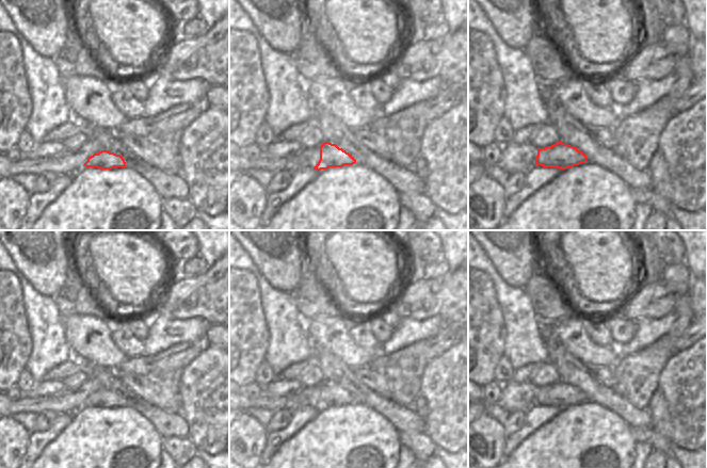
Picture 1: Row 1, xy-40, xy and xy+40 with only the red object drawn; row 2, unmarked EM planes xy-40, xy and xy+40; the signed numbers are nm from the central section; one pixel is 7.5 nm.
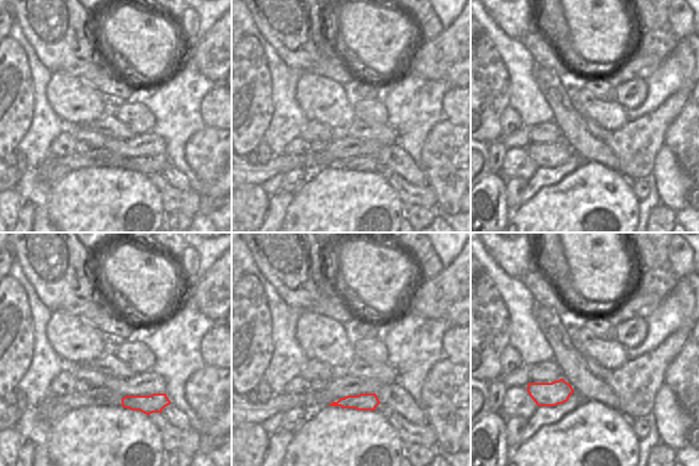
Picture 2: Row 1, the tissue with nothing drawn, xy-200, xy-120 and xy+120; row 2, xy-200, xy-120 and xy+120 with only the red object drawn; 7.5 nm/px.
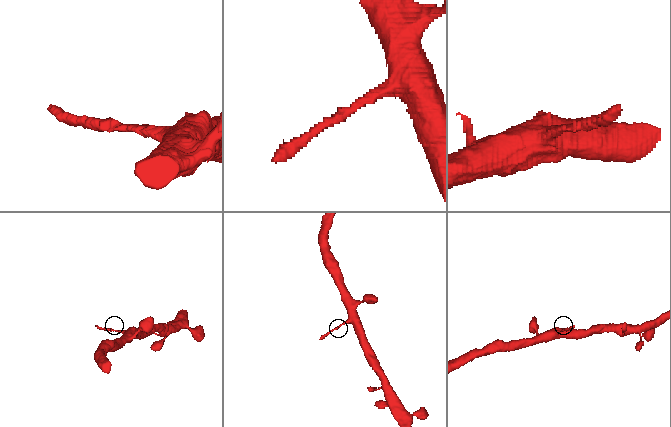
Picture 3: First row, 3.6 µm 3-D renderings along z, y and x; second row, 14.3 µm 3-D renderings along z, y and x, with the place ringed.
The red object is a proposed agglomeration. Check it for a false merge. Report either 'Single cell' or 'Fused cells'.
Fused cells.

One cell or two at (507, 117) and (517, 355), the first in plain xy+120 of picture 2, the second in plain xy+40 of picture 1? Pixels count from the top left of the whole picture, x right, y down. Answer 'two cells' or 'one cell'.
two cells

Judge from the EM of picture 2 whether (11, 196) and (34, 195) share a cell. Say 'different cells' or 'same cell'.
different cells

